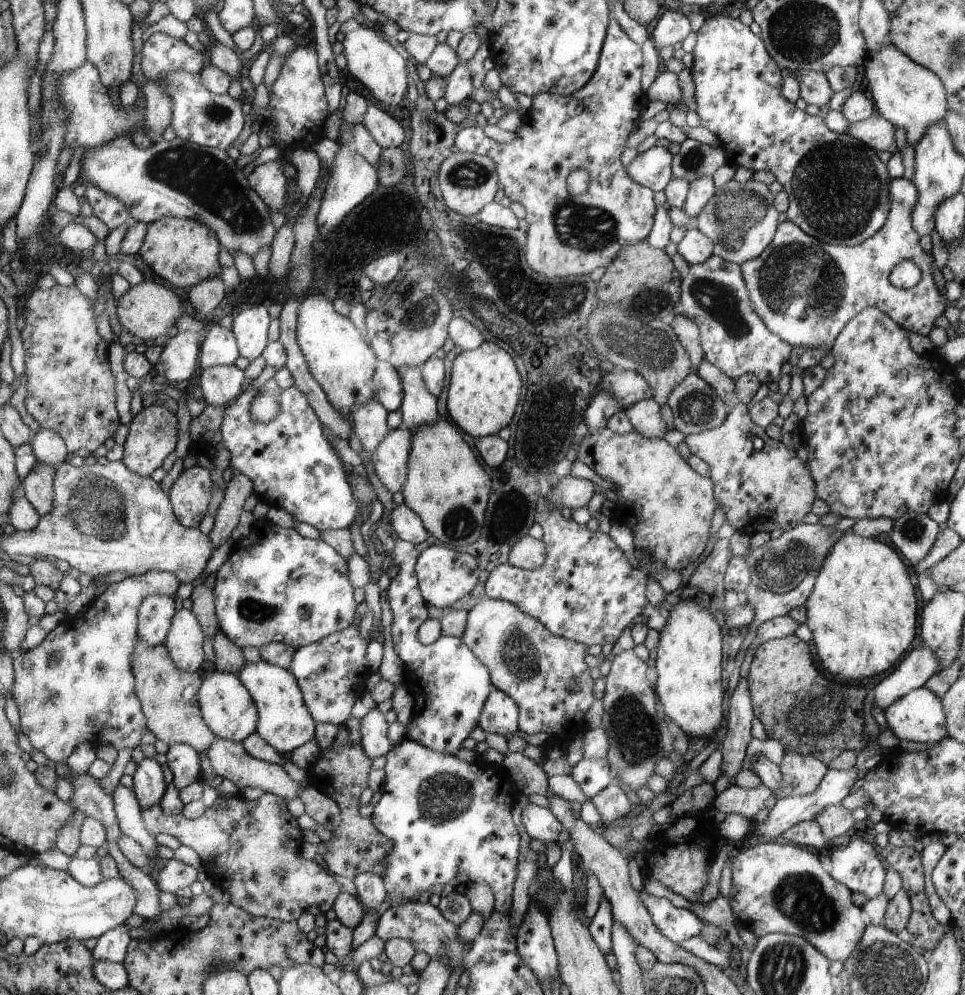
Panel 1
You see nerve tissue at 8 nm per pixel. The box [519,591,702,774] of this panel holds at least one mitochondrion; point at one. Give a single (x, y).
(636, 735)

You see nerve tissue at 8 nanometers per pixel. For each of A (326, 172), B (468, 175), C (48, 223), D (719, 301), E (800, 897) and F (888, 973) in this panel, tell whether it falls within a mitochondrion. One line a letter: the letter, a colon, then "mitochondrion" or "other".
A: other
B: mitochondrion
C: other
D: mitochondrion
E: mitochondrion
F: mitochondrion

